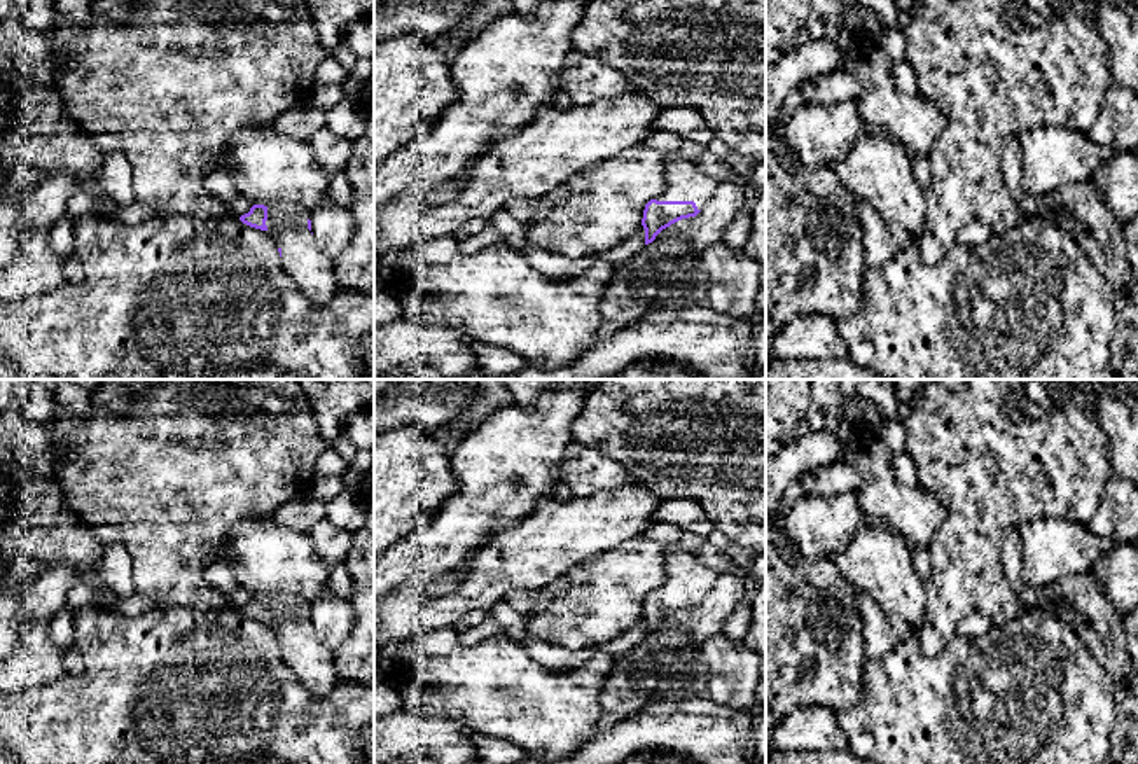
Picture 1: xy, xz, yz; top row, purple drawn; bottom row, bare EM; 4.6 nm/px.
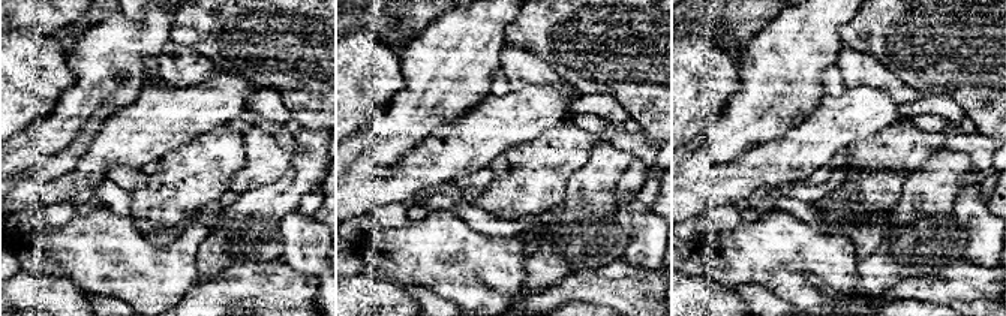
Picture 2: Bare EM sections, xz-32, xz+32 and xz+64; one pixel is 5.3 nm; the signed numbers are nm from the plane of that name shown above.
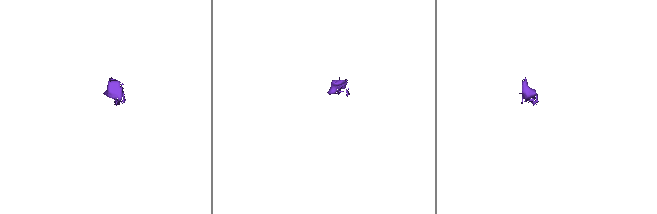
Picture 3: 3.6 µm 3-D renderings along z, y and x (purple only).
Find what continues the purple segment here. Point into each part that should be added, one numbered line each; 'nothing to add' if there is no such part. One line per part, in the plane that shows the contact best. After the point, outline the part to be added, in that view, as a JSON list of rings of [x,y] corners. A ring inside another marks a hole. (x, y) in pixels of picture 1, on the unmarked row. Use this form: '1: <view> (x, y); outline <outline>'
1: xz (684, 574); outline [[[675,545],[666,552],[666,579],[654,589],[657,593],[694,593],[697,601],[715,586],[717,572],[703,566],[696,554],[678,551]]]

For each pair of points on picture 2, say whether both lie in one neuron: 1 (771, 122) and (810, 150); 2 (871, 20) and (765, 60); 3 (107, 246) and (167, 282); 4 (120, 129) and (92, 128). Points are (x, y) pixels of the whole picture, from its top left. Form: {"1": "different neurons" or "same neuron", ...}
{"1": "different neurons", "2": "different neurons", "3": "same neuron", "4": "different neurons"}

